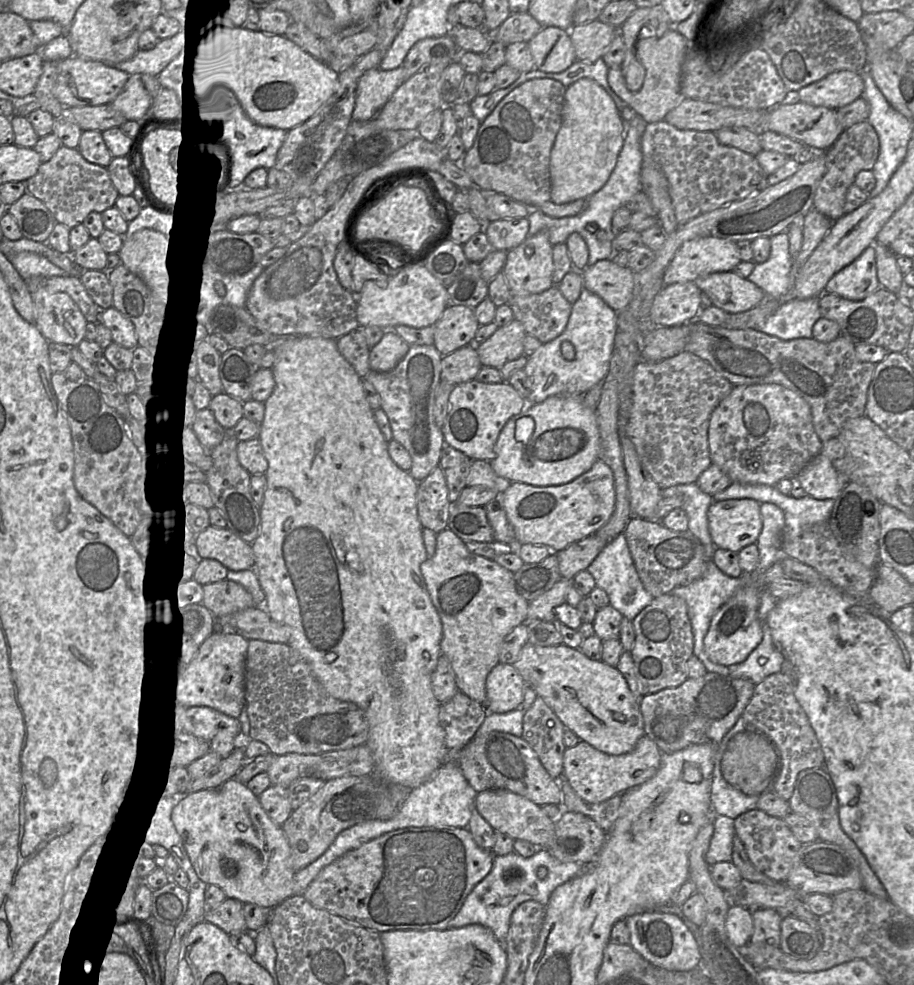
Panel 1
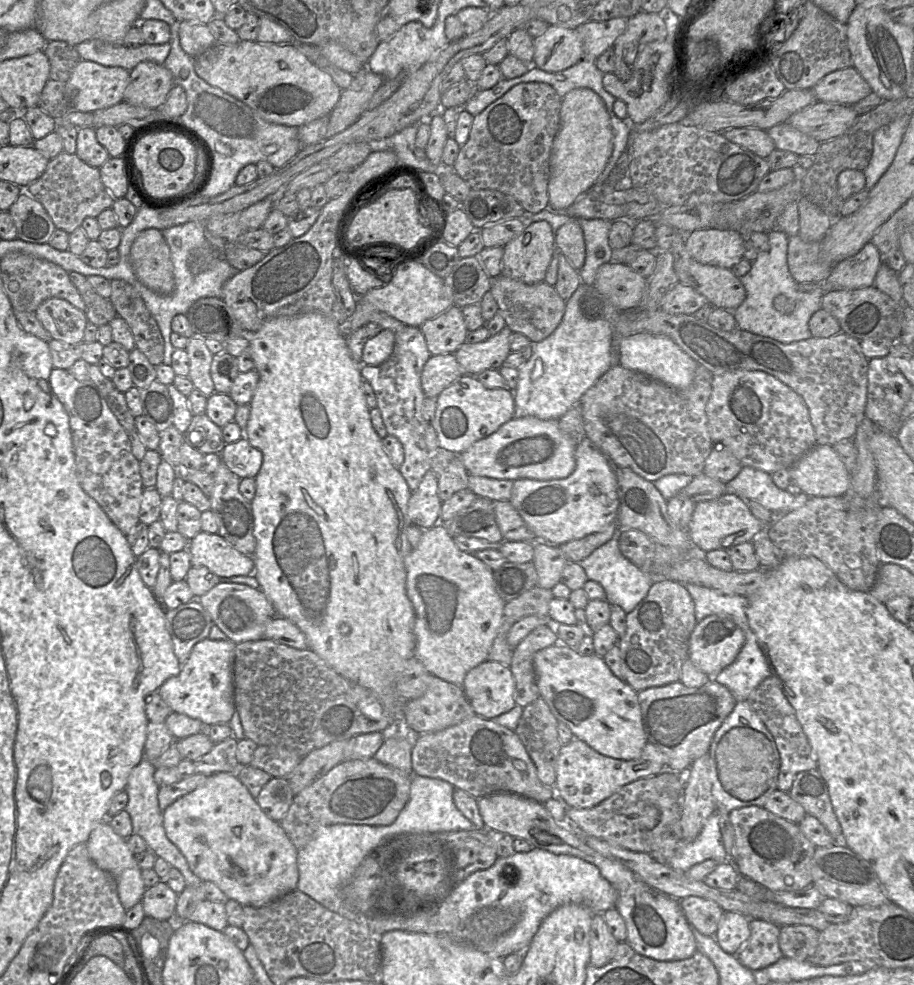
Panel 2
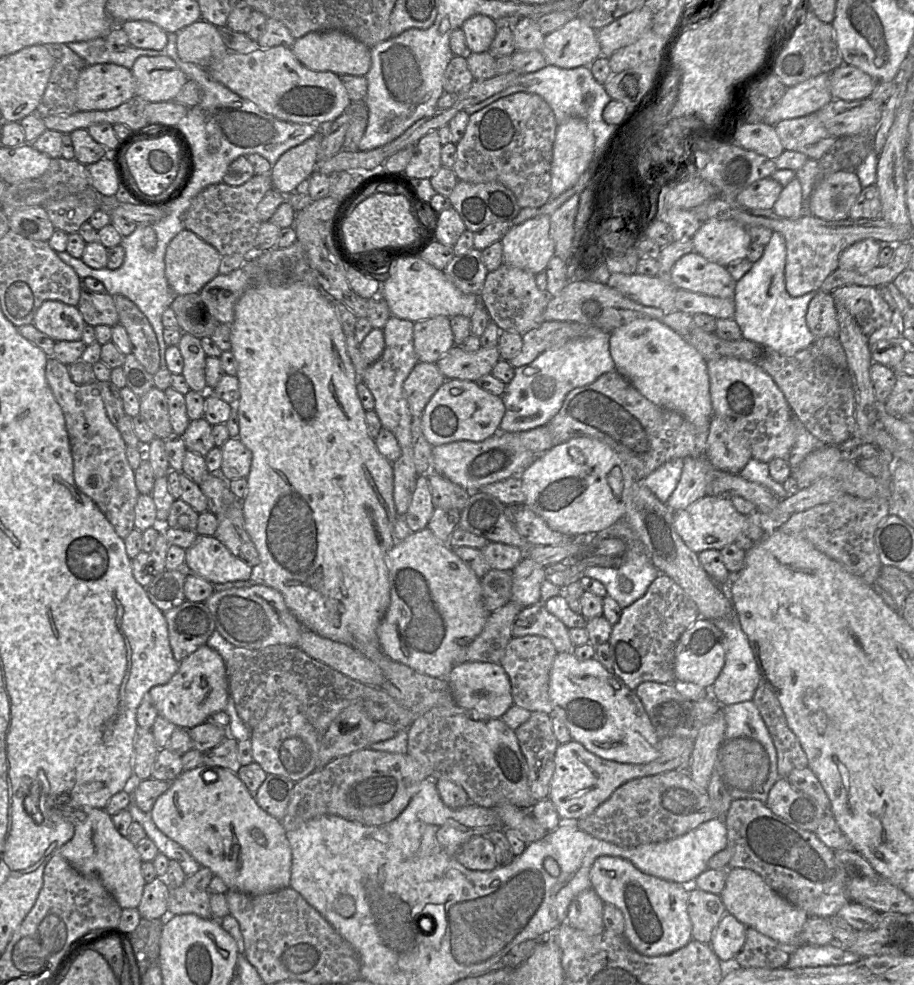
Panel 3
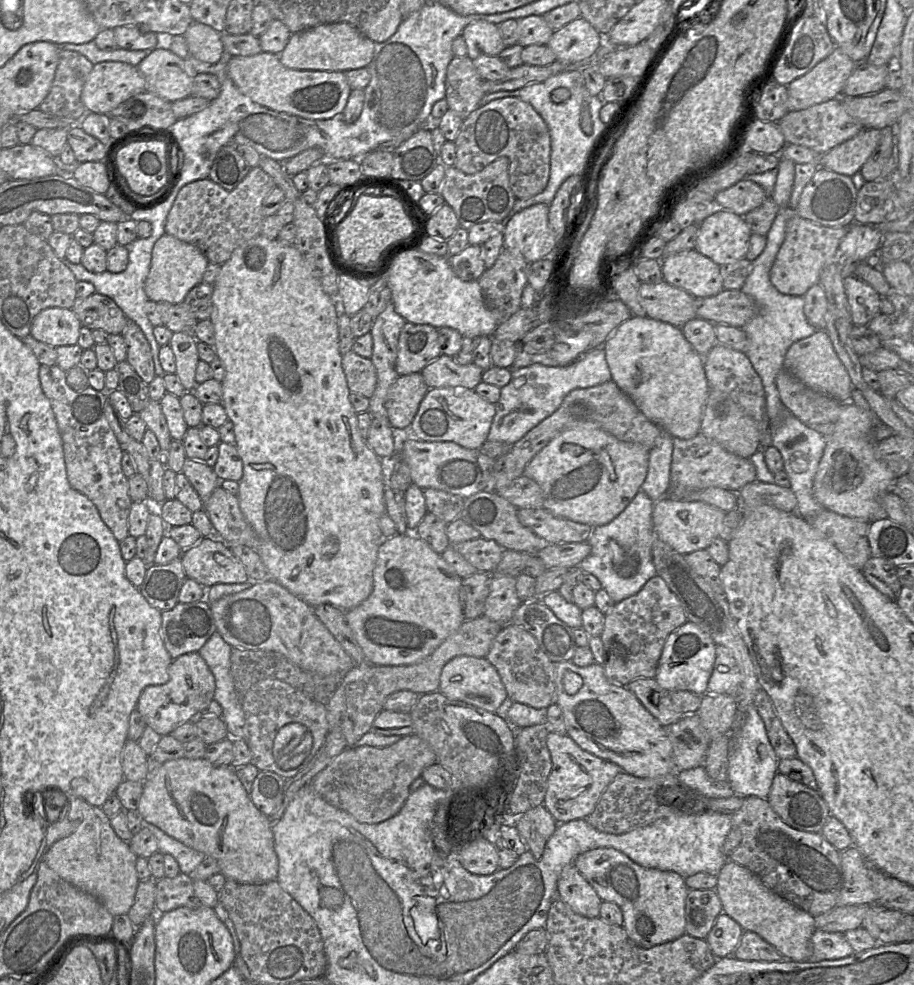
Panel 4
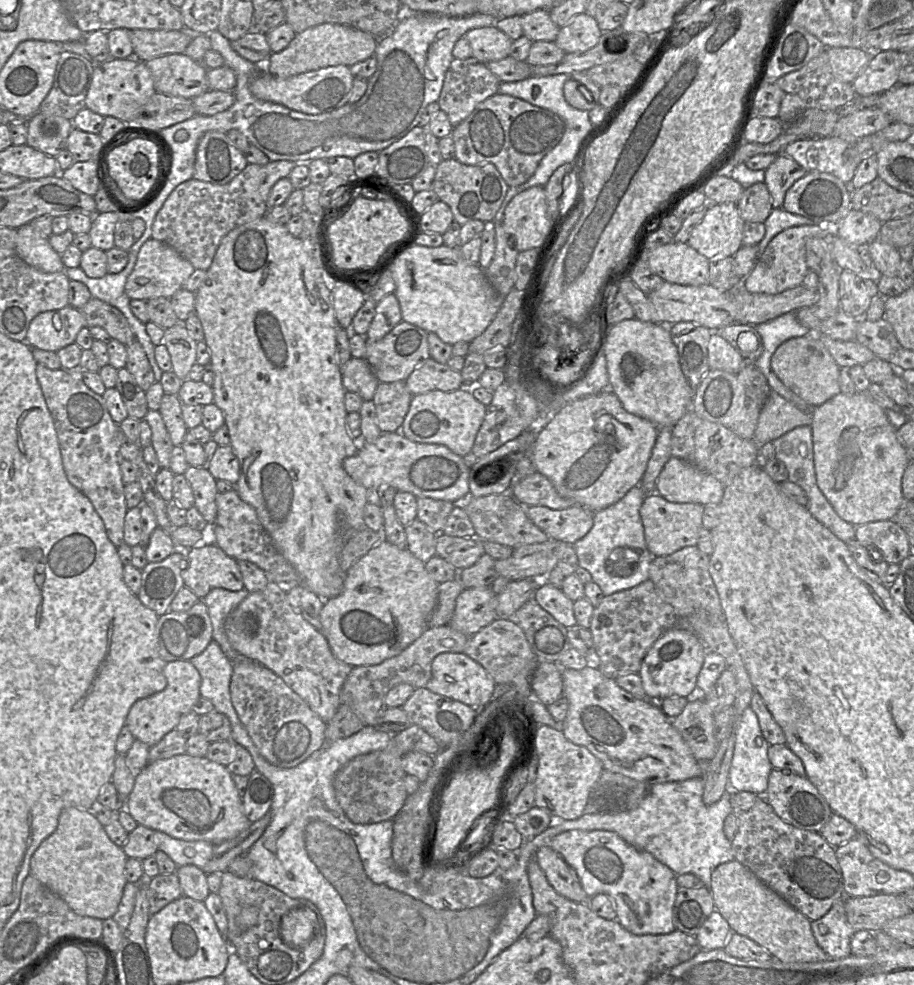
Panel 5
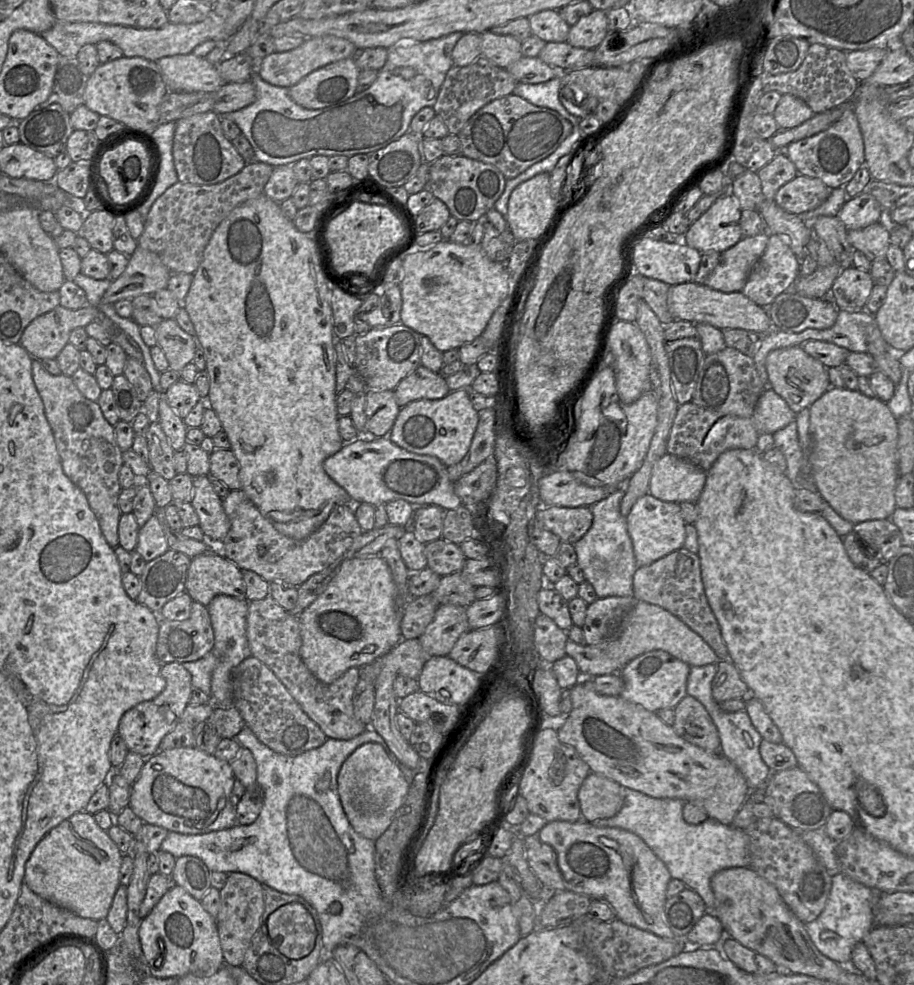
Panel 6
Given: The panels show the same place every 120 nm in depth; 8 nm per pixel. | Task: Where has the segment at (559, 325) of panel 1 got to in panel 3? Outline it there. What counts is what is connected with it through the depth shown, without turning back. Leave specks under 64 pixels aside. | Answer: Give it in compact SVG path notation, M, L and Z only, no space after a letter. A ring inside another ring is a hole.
M506 263L488 272L479 295L490 321L496 323L501 332L517 332L521 335L541 326L544 322L543 313L551 297L538 288L534 274Z

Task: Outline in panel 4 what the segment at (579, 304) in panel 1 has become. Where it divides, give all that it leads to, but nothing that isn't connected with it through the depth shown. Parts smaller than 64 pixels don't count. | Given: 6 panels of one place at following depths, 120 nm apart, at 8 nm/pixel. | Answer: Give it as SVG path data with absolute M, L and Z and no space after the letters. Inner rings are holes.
M603 345L588 351L567 366L546 366L536 363L511 370L511 380L501 388L500 398L495 403L496 412L487 441L513 445L542 420L553 414L572 390L593 387L611 380Z

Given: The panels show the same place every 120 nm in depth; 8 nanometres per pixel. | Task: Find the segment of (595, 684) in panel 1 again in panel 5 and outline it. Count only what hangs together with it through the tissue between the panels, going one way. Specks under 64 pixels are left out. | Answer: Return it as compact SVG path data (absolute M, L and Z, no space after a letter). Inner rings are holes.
M593 664L581 670L562 669L563 695L568 699L567 717L562 723L562 732L572 743L586 747L603 765L604 770L618 773L650 785L665 782L680 782L703 776L704 763L698 762L687 743L673 727L658 703L639 700L617 685Z

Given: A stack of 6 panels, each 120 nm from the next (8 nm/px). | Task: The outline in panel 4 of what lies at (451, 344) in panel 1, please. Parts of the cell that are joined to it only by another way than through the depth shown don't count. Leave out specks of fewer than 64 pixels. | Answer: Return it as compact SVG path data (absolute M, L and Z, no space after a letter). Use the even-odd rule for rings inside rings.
M406 322L399 335L395 370L399 376L420 373L441 355L437 328Z

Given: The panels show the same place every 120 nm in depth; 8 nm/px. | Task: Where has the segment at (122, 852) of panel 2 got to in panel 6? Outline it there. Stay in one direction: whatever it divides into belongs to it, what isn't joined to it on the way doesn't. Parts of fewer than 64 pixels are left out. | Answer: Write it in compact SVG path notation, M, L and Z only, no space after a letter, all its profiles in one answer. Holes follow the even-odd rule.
M78 811L51 829L37 844L26 863L24 883L34 893L55 905L82 918L99 921L106 918L120 885L119 871L123 856L107 831L96 823L94 815Z

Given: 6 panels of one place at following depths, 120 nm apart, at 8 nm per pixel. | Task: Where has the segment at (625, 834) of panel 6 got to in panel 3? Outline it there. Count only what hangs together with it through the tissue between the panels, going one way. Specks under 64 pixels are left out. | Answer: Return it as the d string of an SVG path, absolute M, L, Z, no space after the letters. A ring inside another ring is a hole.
M599 856L590 869L592 889L605 904L618 908L624 916L624 937L640 954L655 957L670 954L692 940L687 911L688 886L641 872L630 861Z

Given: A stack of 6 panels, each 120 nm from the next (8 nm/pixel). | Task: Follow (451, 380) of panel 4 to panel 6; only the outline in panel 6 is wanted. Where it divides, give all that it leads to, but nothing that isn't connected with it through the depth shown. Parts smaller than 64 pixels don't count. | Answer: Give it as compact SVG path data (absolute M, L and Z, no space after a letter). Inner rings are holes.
M420 365L403 378L393 390L397 404L404 407L418 399L442 399L451 391L445 377Z

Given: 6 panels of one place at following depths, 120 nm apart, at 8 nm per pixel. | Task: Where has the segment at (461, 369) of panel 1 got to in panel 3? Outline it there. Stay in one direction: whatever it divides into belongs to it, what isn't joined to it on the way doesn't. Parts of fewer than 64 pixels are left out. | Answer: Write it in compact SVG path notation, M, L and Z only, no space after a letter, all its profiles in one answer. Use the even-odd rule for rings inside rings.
M418 362L403 383L403 391L413 417L420 417L439 387L446 381L436 363Z

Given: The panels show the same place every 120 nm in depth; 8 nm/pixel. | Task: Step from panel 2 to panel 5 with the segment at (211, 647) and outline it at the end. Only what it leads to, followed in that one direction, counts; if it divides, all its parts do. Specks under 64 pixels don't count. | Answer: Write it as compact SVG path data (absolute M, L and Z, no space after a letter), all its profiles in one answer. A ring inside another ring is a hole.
M189 660L167 662L163 672L167 679L166 688L134 703L125 721L125 726L135 740L149 747L156 745L167 733L174 730L181 717L193 711L193 706L201 697L201 676Z

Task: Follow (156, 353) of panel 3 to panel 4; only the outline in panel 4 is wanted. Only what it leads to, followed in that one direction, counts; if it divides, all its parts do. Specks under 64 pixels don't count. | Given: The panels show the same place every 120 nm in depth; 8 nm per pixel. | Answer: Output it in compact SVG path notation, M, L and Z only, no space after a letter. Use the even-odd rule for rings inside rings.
M128 319L122 333L127 347L126 361L144 382L150 384L156 377L150 344L141 328Z

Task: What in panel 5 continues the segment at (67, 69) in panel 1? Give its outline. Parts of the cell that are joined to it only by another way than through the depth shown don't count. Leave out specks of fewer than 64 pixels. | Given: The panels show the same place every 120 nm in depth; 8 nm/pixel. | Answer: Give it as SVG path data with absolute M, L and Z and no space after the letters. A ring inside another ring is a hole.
M130 55L128 58L110 58L107 61L96 64L92 80L85 98L85 105L91 111L106 116L113 116L130 123L141 112L151 96L156 93L152 75L145 62Z

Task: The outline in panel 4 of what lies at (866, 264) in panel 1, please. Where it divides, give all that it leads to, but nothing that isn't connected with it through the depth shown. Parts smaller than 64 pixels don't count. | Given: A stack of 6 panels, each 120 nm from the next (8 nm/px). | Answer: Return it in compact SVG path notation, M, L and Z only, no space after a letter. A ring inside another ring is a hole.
M854 221L839 245L839 256L846 262L862 262L882 243L883 233L874 225Z

